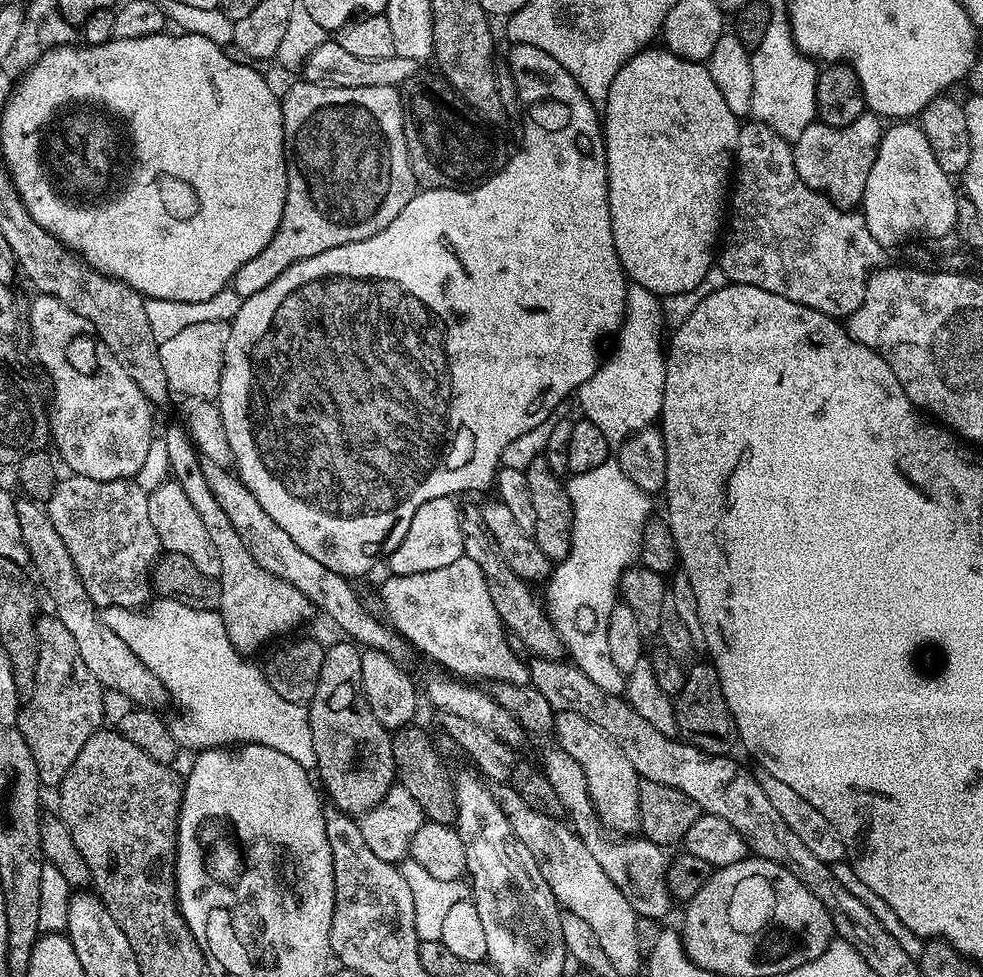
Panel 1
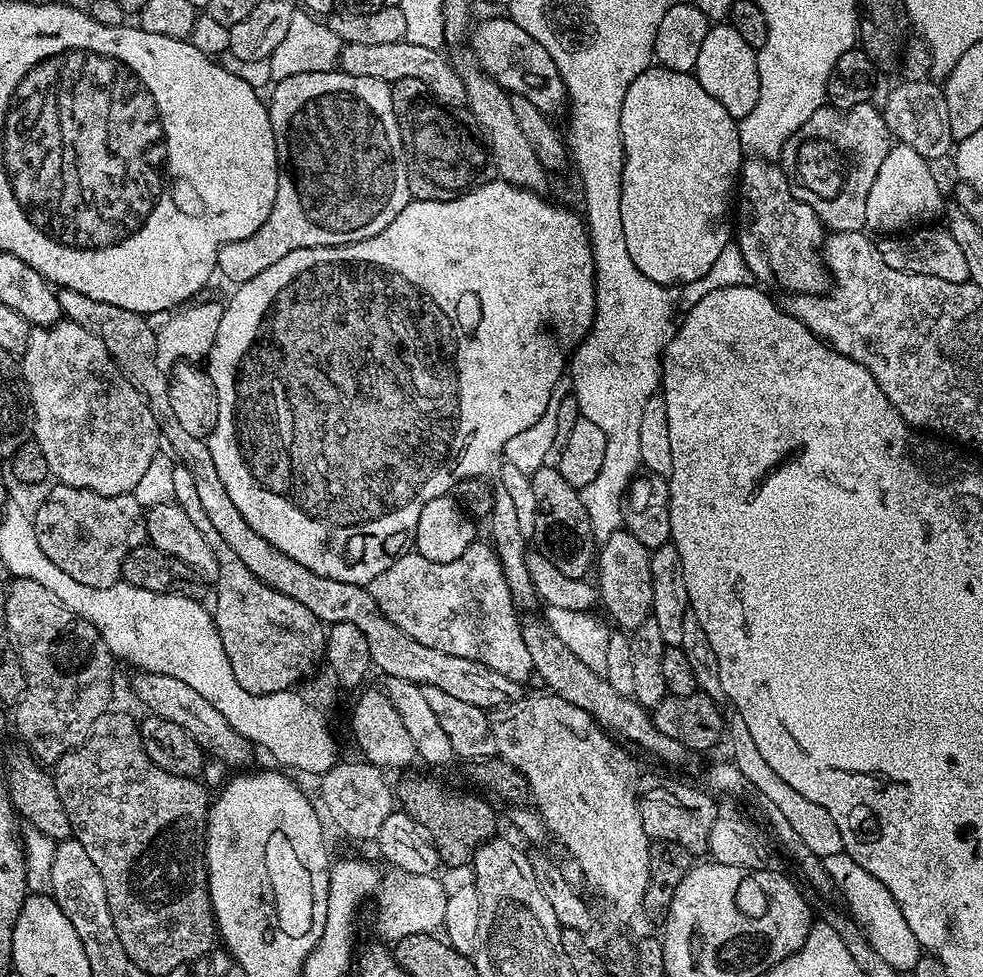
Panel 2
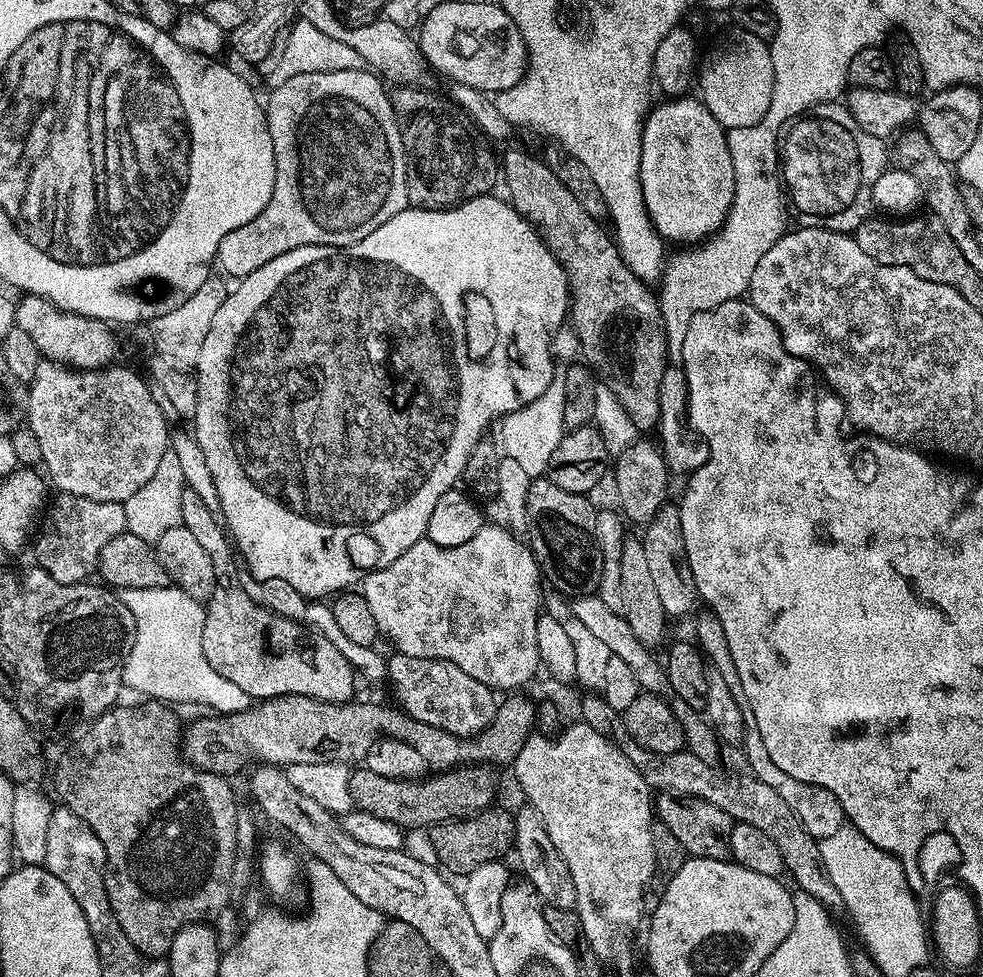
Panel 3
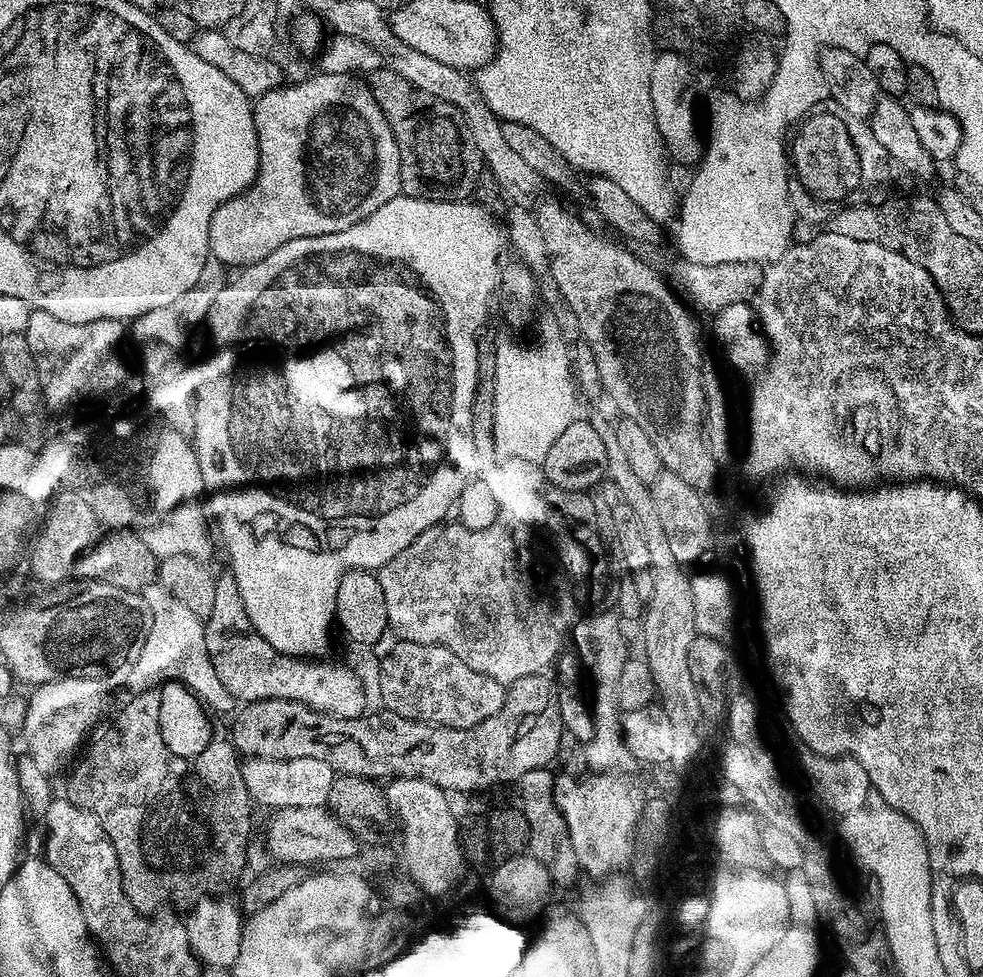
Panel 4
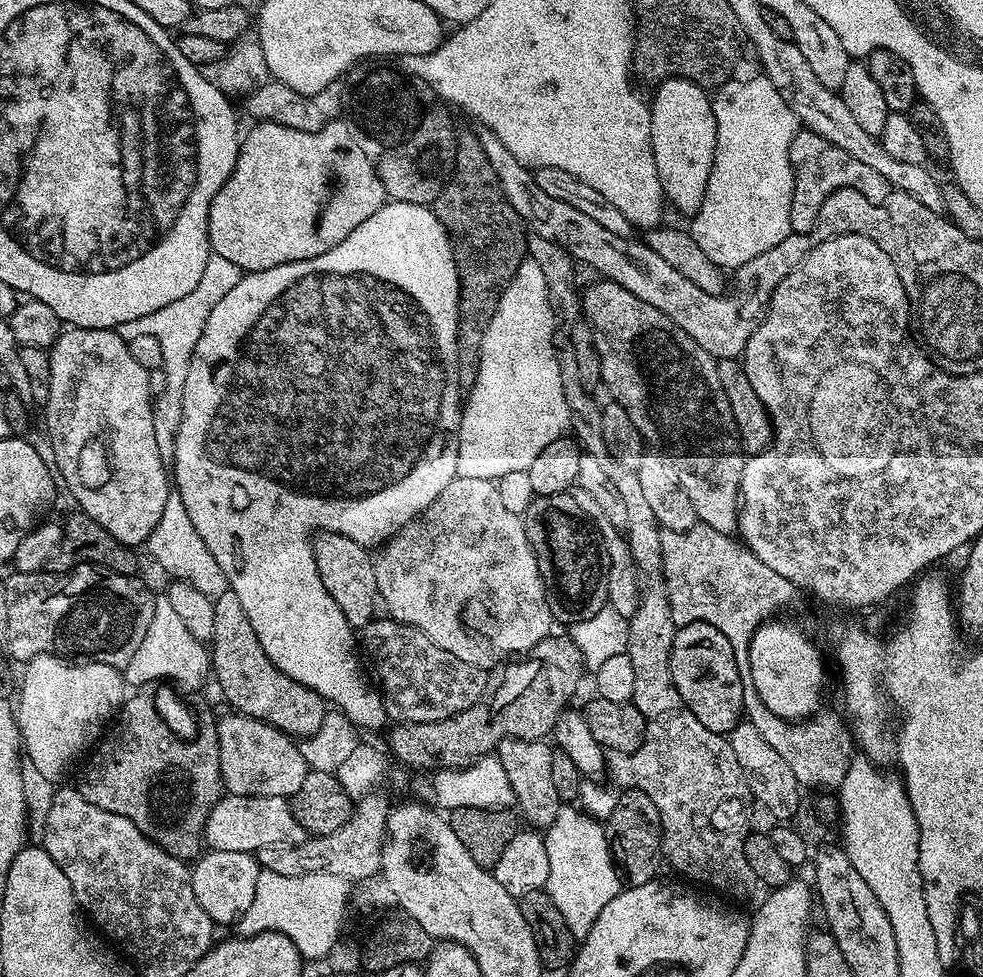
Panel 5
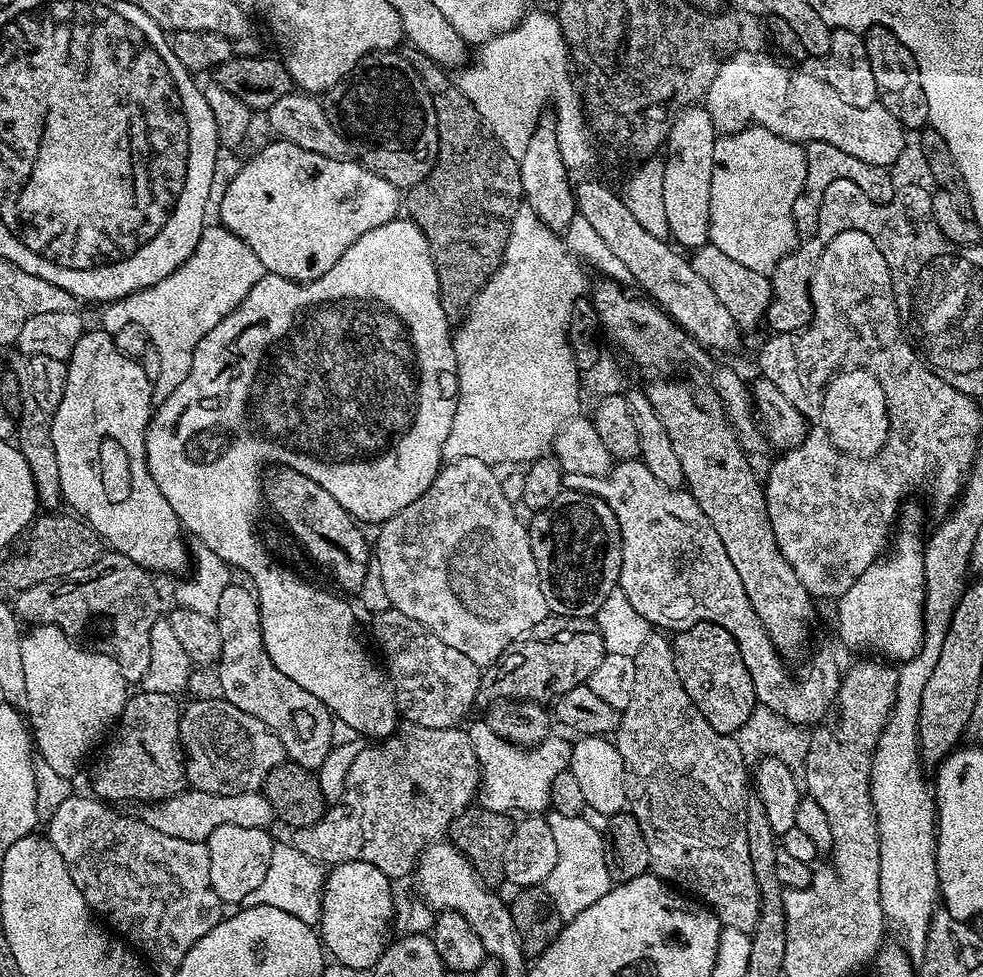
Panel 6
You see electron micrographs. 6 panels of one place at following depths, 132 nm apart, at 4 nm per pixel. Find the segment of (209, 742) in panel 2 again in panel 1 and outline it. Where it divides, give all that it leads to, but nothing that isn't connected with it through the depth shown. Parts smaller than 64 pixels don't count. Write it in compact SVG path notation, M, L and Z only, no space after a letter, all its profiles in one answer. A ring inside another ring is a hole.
M17 499L18 524L22 529L23 541L26 542L29 563L34 566L43 588L54 604L53 615L62 622L66 630L74 637L82 662L89 667L94 678L107 691L114 690L124 694L133 705L156 708L162 698L165 699L164 684L142 662L130 646L110 626L106 626L101 613L91 602L84 586L75 572L74 564L52 522L47 511L37 502L27 499Z

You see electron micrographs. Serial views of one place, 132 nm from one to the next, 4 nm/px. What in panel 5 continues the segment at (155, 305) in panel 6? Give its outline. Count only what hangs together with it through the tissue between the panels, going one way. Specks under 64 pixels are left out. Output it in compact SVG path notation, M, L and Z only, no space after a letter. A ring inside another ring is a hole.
M212 254L206 262L206 270L202 270L202 278L198 278L198 286L186 294L186 298L178 298L178 302L170 302L170 306L162 306L162 310L154 310L154 314L146 314L134 322L122 322L115 328L122 339L129 341L139 338L142 334L151 334L158 338L162 346L163 370L166 376L166 390L155 397L152 405L154 418L154 438L158 442L158 454L165 462L171 461L174 446L178 438L178 426L182 426L182 402L184 401L184 387L186 374L190 370L190 358L194 354L194 346L198 346L198 338L202 338L202 330L206 326L206 318L234 286L238 286L242 269L234 266L226 258Z

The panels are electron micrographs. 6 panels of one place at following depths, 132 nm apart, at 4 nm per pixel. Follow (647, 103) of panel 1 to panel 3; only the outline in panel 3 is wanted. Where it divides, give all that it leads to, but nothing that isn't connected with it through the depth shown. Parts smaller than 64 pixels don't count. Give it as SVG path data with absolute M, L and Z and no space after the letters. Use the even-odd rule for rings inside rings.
M685 94L675 98L668 98L651 109L644 118L644 128L640 134L640 181L642 182L642 198L644 205L648 211L648 217L652 223L652 227L656 229L657 236L661 241L672 244L682 244L678 246L695 246L714 236L720 227L724 225L725 218L728 217L728 211L732 205L734 198L734 162L730 162L730 146L728 145L728 133L718 122L718 118L714 118L714 114L710 114L710 110L706 110L704 101L692 94Z

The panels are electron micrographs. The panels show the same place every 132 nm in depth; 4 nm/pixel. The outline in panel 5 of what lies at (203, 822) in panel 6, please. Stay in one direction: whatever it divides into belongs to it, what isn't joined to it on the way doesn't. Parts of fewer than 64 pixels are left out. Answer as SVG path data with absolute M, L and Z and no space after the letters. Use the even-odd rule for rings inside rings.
M225 795L210 810L204 827L203 843L213 852L238 850L253 854L264 848L279 848L281 844L298 846L310 834L294 818L291 803L283 796Z

